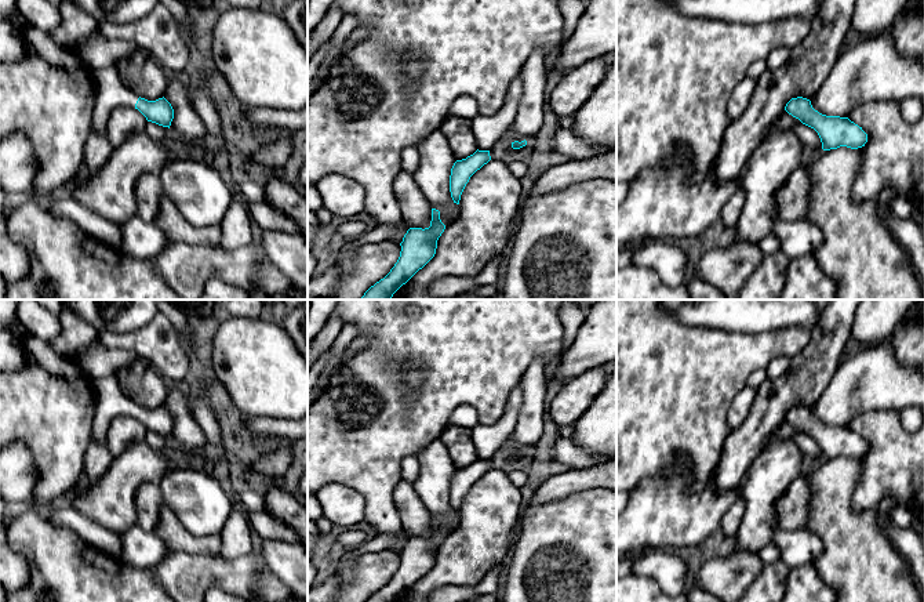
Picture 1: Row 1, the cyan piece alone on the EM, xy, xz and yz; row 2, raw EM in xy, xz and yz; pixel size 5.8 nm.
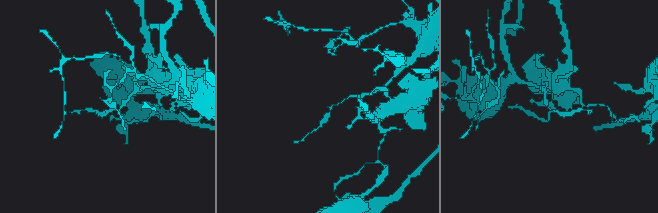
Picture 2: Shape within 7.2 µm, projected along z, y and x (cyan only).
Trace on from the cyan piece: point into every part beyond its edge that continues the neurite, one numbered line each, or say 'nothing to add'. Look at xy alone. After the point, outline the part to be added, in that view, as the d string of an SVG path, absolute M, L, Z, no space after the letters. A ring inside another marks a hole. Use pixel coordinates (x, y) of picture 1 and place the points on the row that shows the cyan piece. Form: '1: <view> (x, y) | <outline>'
1: xy (111, 91) | M114 64L106 68L95 69L94 79L97 95L91 130L101 134L105 131L113 109L117 106L135 108L139 97L124 86Z

